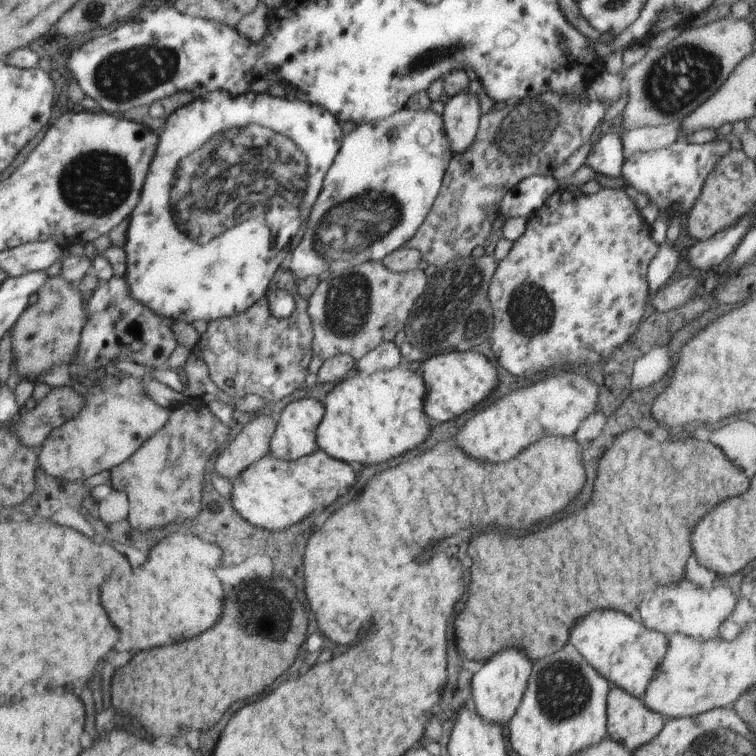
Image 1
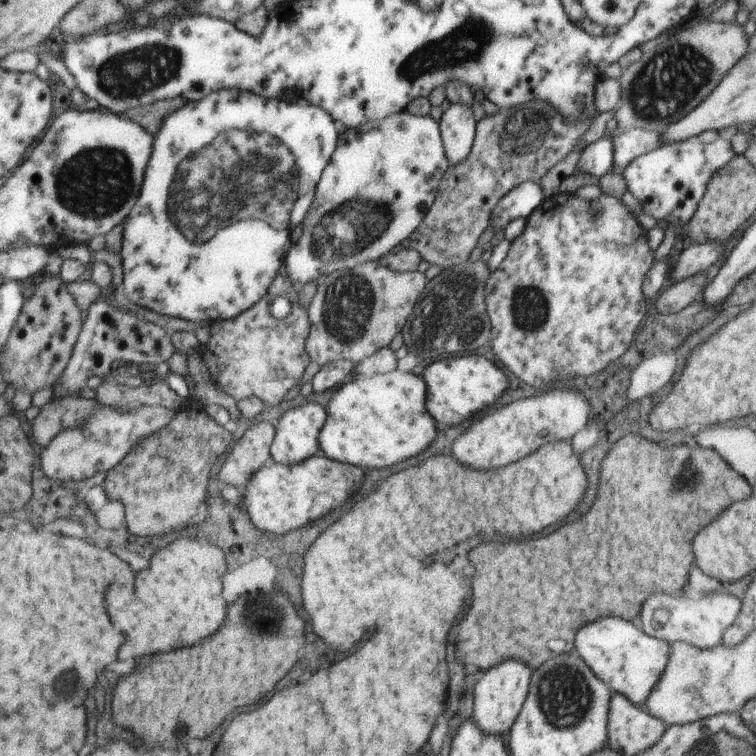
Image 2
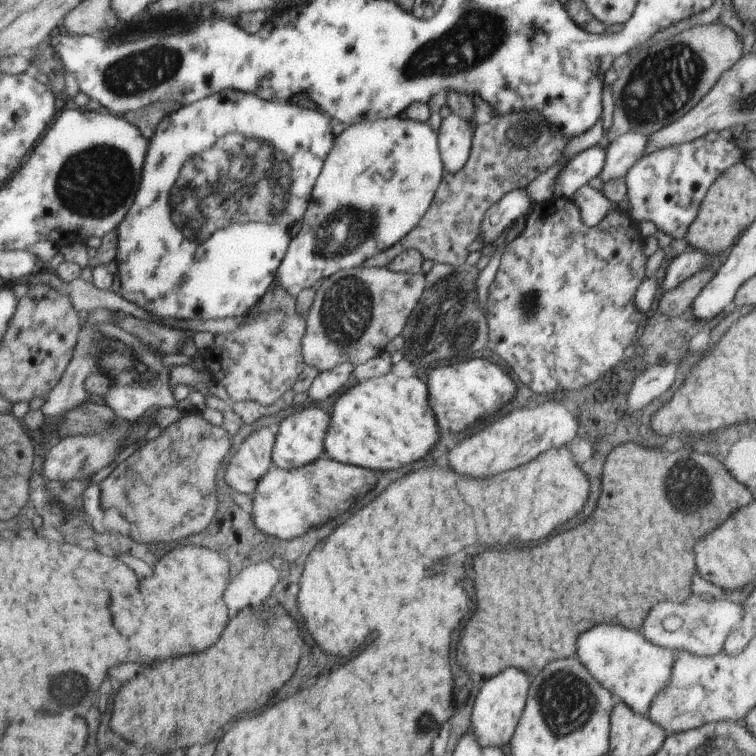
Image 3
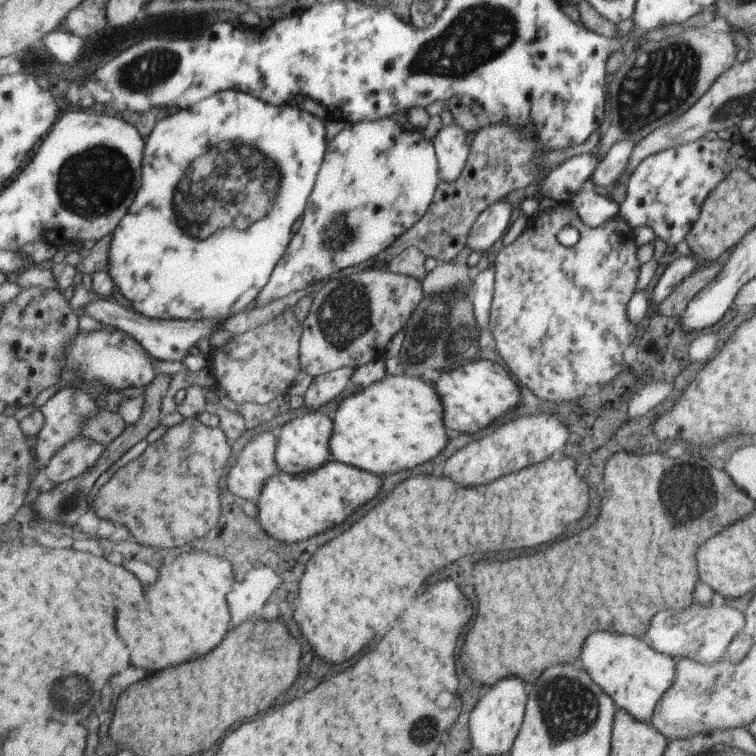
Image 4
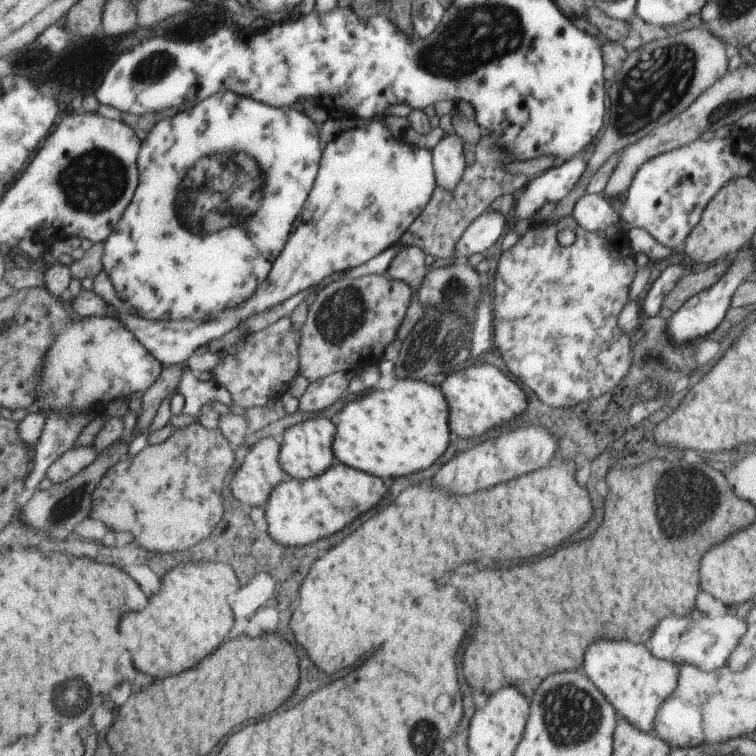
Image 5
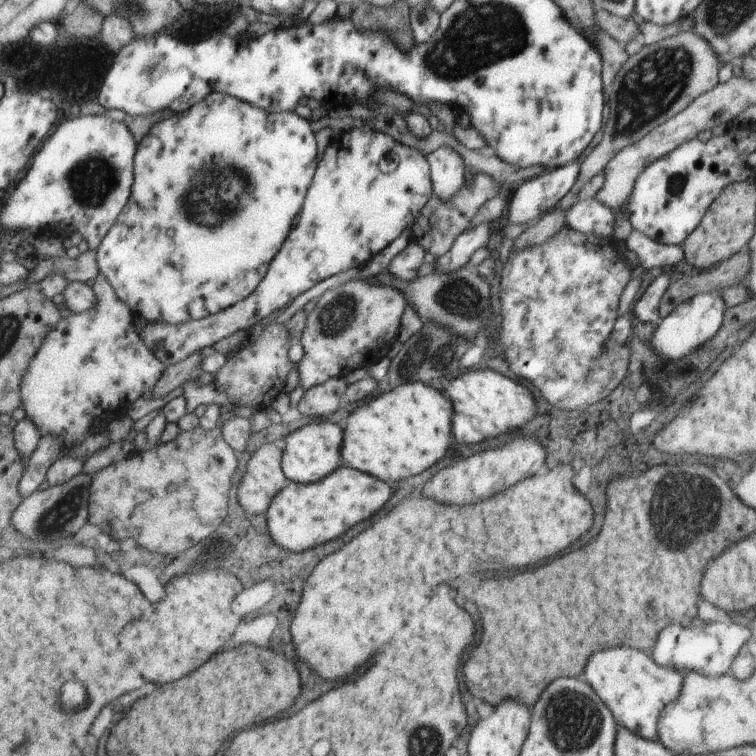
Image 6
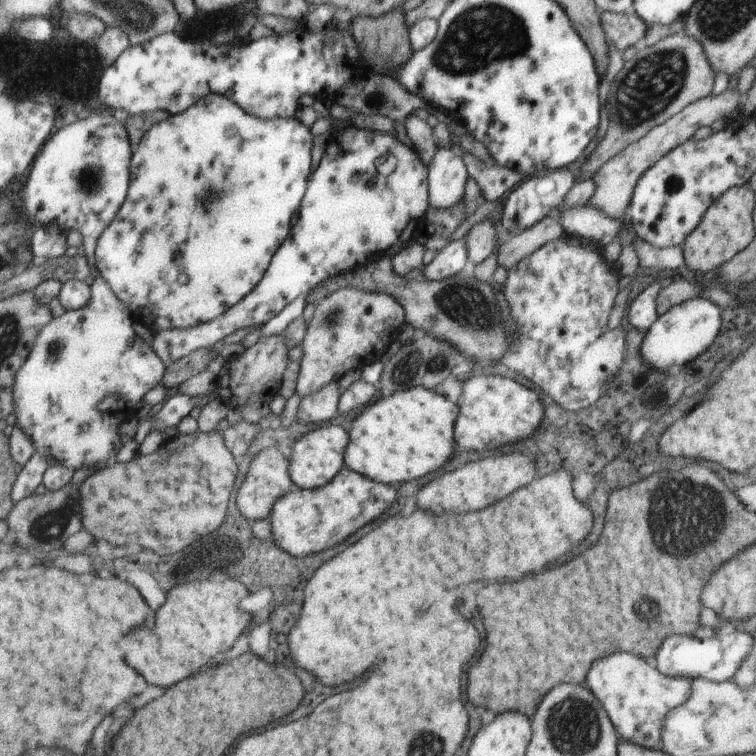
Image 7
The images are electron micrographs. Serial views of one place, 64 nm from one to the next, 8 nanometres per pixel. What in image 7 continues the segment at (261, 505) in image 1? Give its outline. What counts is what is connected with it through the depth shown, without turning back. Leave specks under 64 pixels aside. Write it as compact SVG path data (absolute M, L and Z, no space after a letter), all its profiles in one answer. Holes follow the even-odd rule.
M343 466L331 482L313 490L295 486L285 496L275 500L271 516L267 516L271 520L271 538L279 550L295 558L323 552L351 536L357 528L379 518L385 508L391 506L395 494L395 488L375 484L369 478Z

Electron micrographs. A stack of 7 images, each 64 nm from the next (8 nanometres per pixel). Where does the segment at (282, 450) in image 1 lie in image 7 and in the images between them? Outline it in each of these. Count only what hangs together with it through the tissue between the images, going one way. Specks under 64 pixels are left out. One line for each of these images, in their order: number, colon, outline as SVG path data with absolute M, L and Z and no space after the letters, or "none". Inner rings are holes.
2: M303 404L287 410L275 428L271 460L283 466L293 466L319 454L319 434L325 422L327 412L319 404Z
3: M313 406L287 416L277 428L279 436L275 440L275 448L271 454L273 466L283 468L283 470L297 470L297 468L309 466L317 462L319 458L323 458L325 456L325 436L327 436L329 424L331 424L331 416L323 414L323 410L313 408Z
4: M311 410L305 416L283 424L279 430L279 446L275 452L275 464L279 472L301 476L325 466L327 460L331 460L331 450L329 450L331 436L333 436L333 420L329 420L323 414L317 414L317 410Z
5: M319 416L287 428L283 432L283 450L281 450L281 466L285 476L295 480L313 480L317 476L323 476L323 472L327 472L335 464L333 454L335 436L337 436L335 422Z
6: M311 422L305 424L285 436L285 448L283 448L283 474L287 476L289 482L297 484L309 484L323 480L327 474L335 472L339 468L341 458L339 458L339 444L343 444L343 428L331 422Z
7: M315 426L311 432L299 436L289 444L289 472L291 472L291 482L297 488L313 490L319 488L327 482L331 482L341 468L345 466L345 448L349 446L349 434L341 430L341 426Z

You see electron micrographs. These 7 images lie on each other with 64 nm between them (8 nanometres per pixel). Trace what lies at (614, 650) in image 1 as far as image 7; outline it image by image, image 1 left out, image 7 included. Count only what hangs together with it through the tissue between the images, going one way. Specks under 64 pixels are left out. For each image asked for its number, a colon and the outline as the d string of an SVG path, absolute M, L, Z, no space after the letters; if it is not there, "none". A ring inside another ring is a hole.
2: M603 618L587 624L587 628L575 636L575 652L577 656L583 656L585 664L601 682L605 682L611 694L623 694L637 708L645 708L645 702L667 670L671 646L647 636L639 626L635 628L619 618Z
3: M595 626L583 632L583 640L579 640L579 660L591 668L591 676L607 692L611 692L615 702L627 704L627 708L639 716L647 716L653 700L671 680L675 666L675 654L671 650L653 646L641 634L623 630L619 626Z
4: M595 632L587 638L587 644L583 644L581 664L585 666L585 672L591 676L591 680L595 680L595 684L607 696L611 696L617 710L623 710L635 720L649 724L655 714L655 706L675 682L675 662L677 660L673 660L671 656L655 652L651 646L643 644L637 638Z
5: M601 640L591 644L591 648L587 650L587 664L583 666L583 672L613 706L617 720L627 720L631 726L645 734L653 732L659 708L677 688L679 668L673 662L655 658L647 648L629 642Z
6: M629 648L595 652L595 656L591 656L591 664L587 664L587 676L583 678L587 680L587 684L591 684L591 688L595 688L595 694L599 692L599 698L611 710L617 728L625 728L647 742L655 742L659 738L657 724L661 712L669 704L679 700L685 682L685 676L681 672L661 668L647 652Z
7: M611 654L599 660L599 664L591 668L591 676L587 676L587 688L603 700L603 710L607 710L617 738L651 750L661 750L661 732L667 712L689 698L689 680L667 676L651 662L631 654Z

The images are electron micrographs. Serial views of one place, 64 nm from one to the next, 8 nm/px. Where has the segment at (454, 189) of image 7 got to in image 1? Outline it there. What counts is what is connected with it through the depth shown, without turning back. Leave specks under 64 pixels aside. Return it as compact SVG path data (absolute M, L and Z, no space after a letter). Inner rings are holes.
M469 88L467 94L453 96L445 104L441 116L445 122L445 132L451 144L451 152L455 156L463 156L467 152L467 146L473 142L473 136L477 136L475 134L477 120L481 120L475 92Z

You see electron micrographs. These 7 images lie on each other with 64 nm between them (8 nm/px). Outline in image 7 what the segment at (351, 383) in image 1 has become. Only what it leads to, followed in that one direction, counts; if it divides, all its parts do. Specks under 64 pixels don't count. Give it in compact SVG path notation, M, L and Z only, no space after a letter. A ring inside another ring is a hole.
M423 386L397 392L391 398L381 398L373 406L367 404L361 414L351 422L349 446L345 448L345 466L369 480L383 484L403 484L417 480L451 460L457 418L457 406L453 402L435 394L433 390L425 390Z

